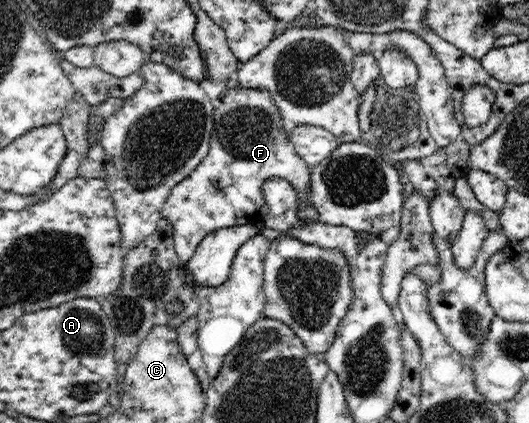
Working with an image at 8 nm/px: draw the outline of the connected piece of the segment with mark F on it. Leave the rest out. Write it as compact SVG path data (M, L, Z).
M229 87L221 96L221 104L214 108L214 133L210 141L209 151L203 161L181 183L178 183L165 201L162 218L169 221L172 227L174 251L179 261L188 263L193 257L197 246L203 239L217 229L249 225L257 226L268 217L270 206L263 196L263 184L269 178L283 178L289 181L296 191L297 211L299 220L316 221L318 212L316 207L310 206L309 181L311 168L295 151L294 145L281 128L282 120L278 107L273 103L267 90L257 90L241 87Z

